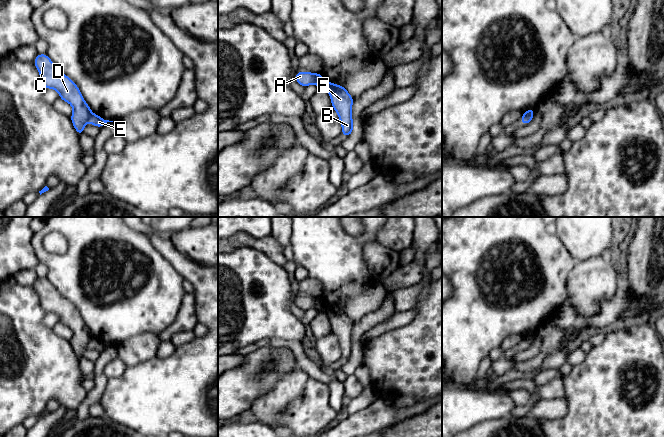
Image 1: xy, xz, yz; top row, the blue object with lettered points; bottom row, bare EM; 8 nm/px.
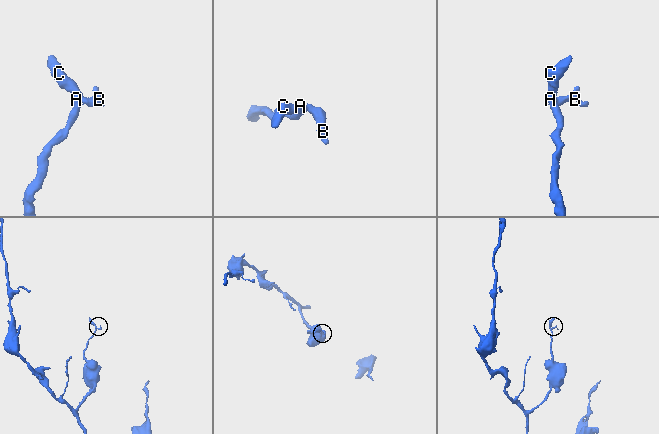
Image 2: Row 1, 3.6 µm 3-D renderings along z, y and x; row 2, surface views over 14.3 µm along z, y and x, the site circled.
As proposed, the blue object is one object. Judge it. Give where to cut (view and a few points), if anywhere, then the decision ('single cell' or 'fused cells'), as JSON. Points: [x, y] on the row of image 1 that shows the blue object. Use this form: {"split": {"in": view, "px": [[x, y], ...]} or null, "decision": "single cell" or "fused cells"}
{"split": {"in": "xz", "px": [[313, 73], [315, 82]]}, "decision": "fused cells"}

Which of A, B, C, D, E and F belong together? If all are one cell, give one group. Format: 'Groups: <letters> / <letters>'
Groups: A C D / B E F

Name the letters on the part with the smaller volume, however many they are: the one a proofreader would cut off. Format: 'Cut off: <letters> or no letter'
Cut off: B, E, F

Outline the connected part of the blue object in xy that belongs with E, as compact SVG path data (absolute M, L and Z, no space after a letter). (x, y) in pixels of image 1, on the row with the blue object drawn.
M94 113L90 115L87 121L90 122L91 125L97 126L99 128L102 128L107 122L113 122L113 121L105 120L99 115L94 114Z

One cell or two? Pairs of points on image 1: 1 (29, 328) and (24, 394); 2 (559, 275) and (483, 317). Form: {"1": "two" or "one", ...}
{"1": "one", "2": "one"}

